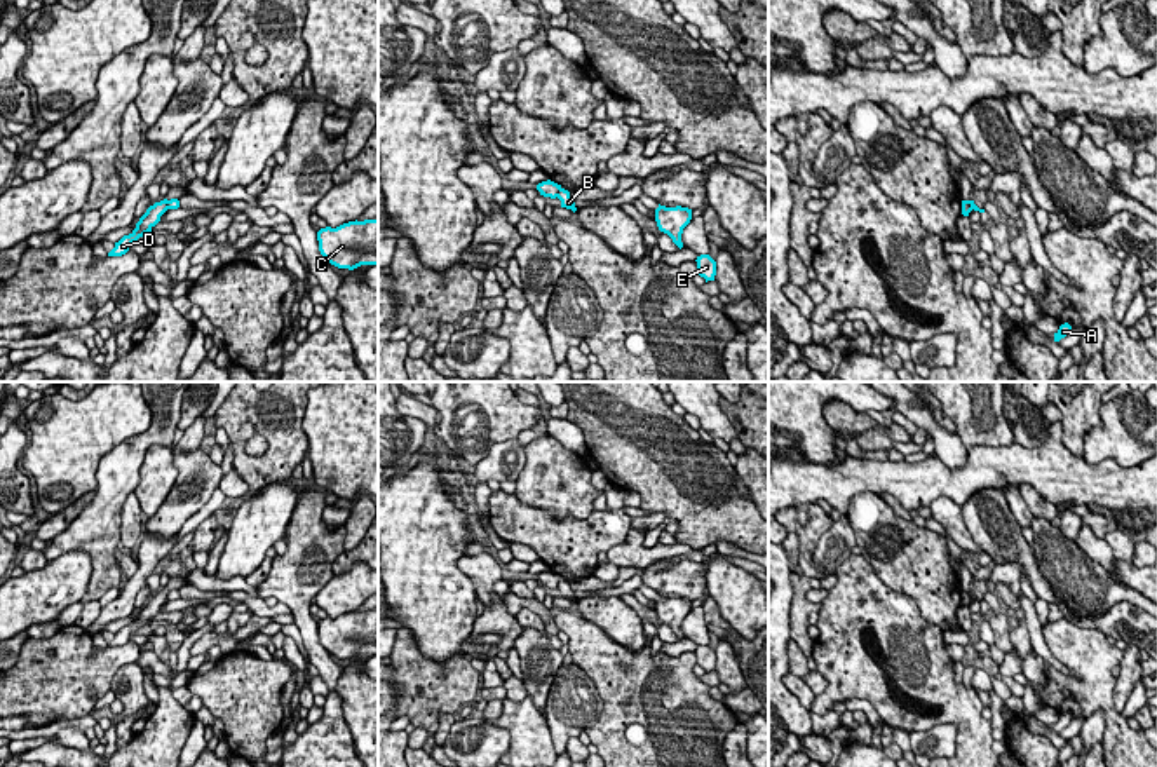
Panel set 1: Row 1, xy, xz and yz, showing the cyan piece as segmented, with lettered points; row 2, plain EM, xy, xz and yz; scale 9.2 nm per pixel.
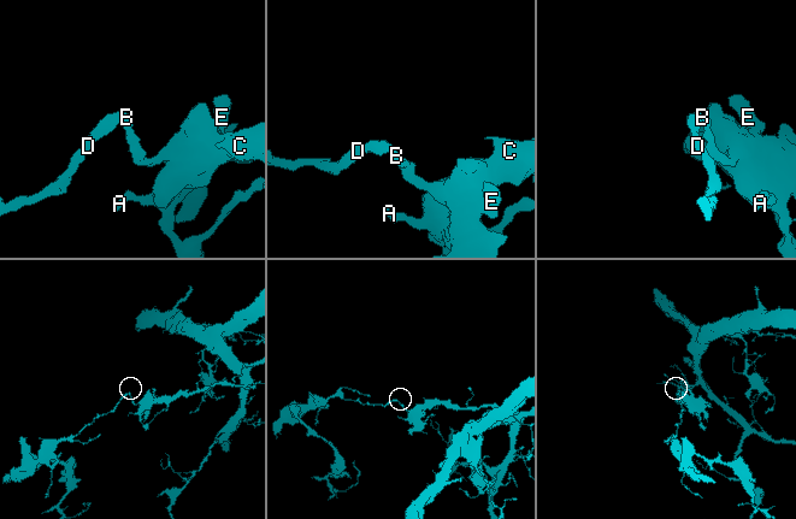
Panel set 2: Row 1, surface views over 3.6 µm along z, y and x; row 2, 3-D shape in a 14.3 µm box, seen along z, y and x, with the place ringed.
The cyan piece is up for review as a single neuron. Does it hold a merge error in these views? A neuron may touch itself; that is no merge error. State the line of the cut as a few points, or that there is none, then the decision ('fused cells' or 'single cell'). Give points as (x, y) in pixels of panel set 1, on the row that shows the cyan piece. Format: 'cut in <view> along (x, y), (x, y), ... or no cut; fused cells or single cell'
cut in xz along (561, 189), (556, 196); fused cells

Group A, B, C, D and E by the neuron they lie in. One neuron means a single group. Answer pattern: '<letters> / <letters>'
A B C E / D

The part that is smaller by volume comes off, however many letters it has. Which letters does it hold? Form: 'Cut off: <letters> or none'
Cut off: D

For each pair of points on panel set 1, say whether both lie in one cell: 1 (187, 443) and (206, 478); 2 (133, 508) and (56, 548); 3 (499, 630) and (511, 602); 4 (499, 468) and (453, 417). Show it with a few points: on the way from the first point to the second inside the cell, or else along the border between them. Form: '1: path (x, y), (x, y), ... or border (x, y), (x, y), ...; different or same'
1: border (199, 447), (189, 452), (175, 450); different
2: border (133, 490), (122, 508), (119, 543); different
3: border (497, 600), (514, 616); different
4: border (516, 436), (497, 441), (476, 466); different

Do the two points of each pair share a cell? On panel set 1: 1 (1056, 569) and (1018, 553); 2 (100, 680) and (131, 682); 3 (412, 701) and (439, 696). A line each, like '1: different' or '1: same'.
1: different
2: different
3: same

